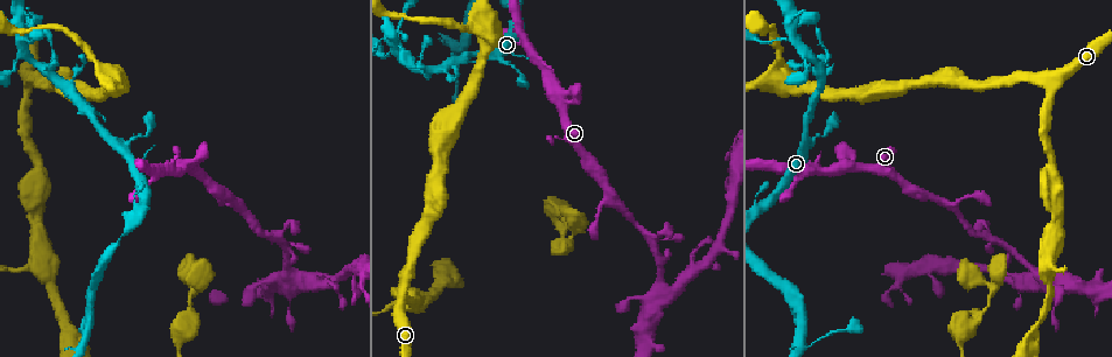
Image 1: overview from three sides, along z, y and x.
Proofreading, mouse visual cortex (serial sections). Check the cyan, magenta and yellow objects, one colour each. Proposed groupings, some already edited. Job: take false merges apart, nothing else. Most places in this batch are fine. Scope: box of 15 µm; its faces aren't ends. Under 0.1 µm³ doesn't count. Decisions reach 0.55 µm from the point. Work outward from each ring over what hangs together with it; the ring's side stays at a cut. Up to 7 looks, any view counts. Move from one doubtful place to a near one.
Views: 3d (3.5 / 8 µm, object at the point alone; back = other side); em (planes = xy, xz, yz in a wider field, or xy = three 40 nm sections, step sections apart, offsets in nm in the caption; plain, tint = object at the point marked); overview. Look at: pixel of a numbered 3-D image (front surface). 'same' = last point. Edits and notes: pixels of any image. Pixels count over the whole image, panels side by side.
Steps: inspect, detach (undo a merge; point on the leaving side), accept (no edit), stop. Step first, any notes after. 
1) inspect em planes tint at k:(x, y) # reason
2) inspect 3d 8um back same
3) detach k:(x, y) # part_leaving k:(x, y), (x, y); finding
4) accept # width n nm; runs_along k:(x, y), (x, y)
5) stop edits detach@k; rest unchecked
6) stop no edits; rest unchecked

inspect 3d 3.5um at 1:(403, 299) # three-way junction

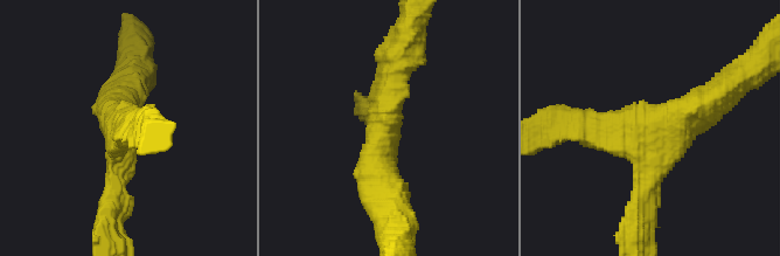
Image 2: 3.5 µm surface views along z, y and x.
inspect em xy step 2 tint at 2:(655, 127) # arms 3; arm_widths 300, 300, 500 nm; shape alone is not enough

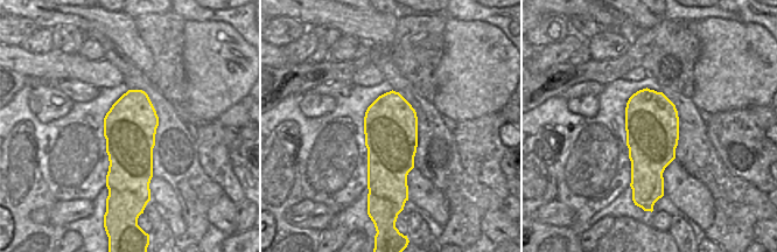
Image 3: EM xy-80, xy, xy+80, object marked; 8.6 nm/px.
inspect em xy step 1 tint same

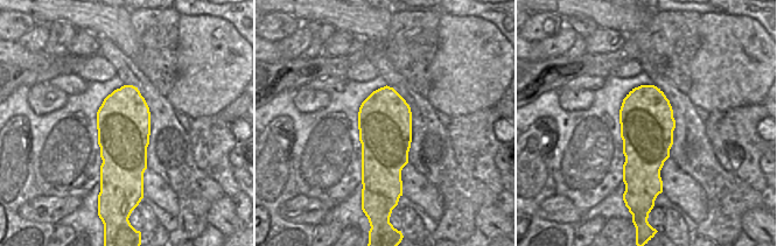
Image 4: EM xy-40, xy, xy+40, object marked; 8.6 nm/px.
accept # runs_along 2:(722, 92), (670, 125), (580, 122); continuous, no second cell

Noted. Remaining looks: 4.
inspect 3d 3.5um at 1:(806, 55) # three arms meet

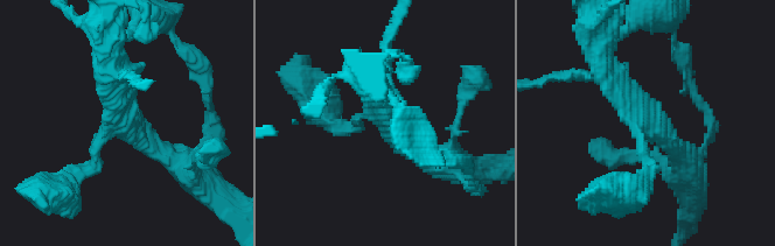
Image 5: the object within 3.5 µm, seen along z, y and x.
inspect em xy step 2 plain at 5:(649, 120) # arms 3; arm_widths 150, 300, 300 nm

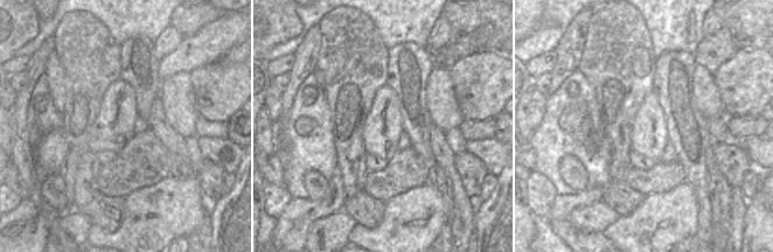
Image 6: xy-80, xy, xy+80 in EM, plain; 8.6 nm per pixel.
inspect em xy step 2 tint same # where the object lies

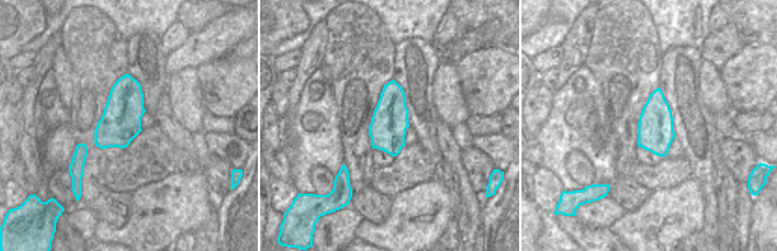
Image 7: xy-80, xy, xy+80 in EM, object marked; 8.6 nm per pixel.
accept # runs_along 5:(684, 163), (682, 153), (601, 63); one cell here

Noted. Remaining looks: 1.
stop no edits; rest unchecked

